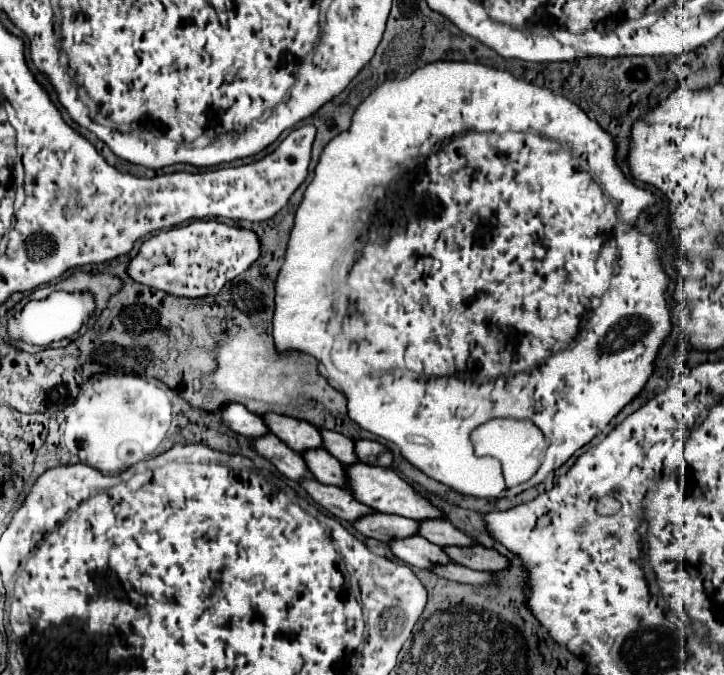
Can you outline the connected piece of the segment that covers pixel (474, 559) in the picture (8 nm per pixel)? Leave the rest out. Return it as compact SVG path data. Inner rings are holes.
M478 544L474 546L446 546L444 552L450 556L452 562L462 564L472 570L486 570L486 572L496 572L508 566L506 558L500 556L496 550L486 550Z

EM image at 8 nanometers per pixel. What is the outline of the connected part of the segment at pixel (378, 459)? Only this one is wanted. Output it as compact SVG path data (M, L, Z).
M356 440L354 452L356 452L358 460L364 464L372 464L372 466L390 466L392 464L392 454L374 440Z

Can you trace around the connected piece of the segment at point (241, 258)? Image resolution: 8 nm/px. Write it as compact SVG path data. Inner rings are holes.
M196 220L182 228L158 232L142 242L138 254L128 262L128 276L134 282L174 296L214 296L220 288L242 274L260 256L258 236L252 230L226 226L214 220Z

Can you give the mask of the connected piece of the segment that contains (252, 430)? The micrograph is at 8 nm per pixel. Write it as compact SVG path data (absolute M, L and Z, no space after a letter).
M228 404L220 410L222 422L236 434L242 434L246 438L256 438L268 432L268 428L264 426L262 418L258 414L248 412L242 404Z

